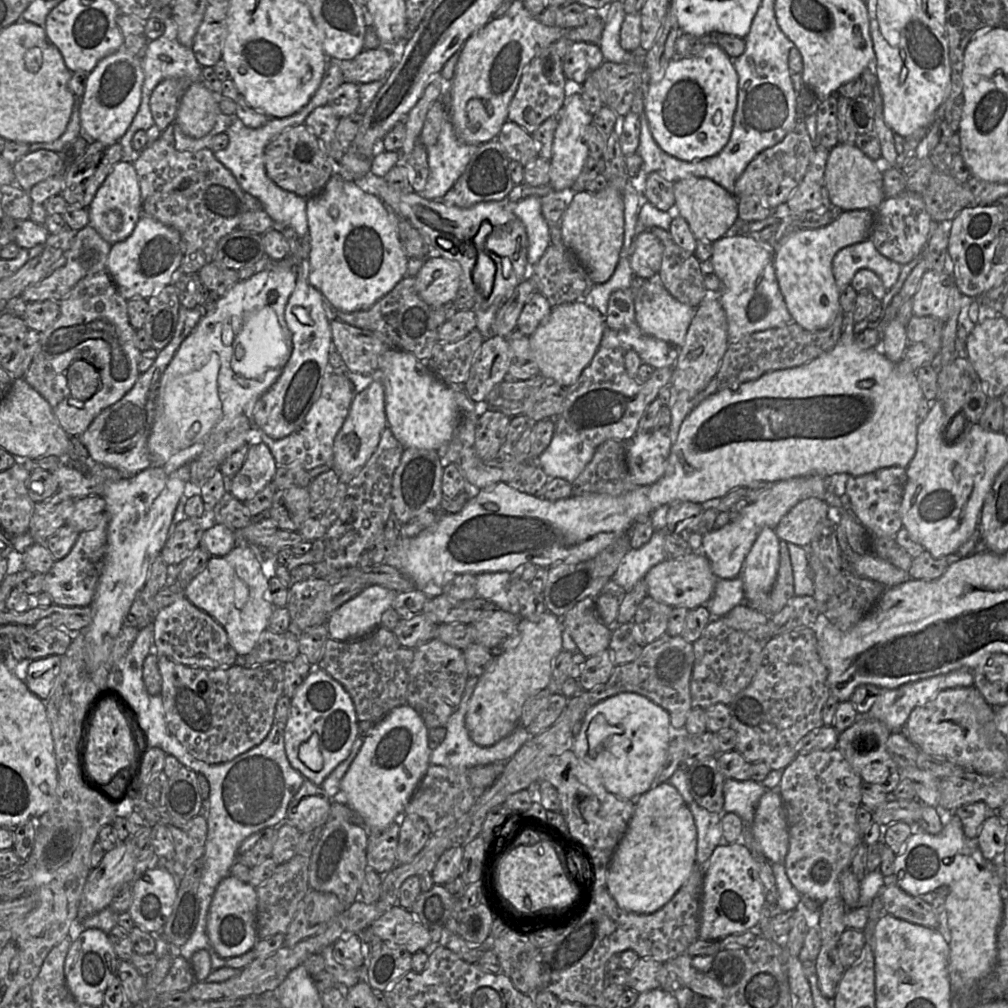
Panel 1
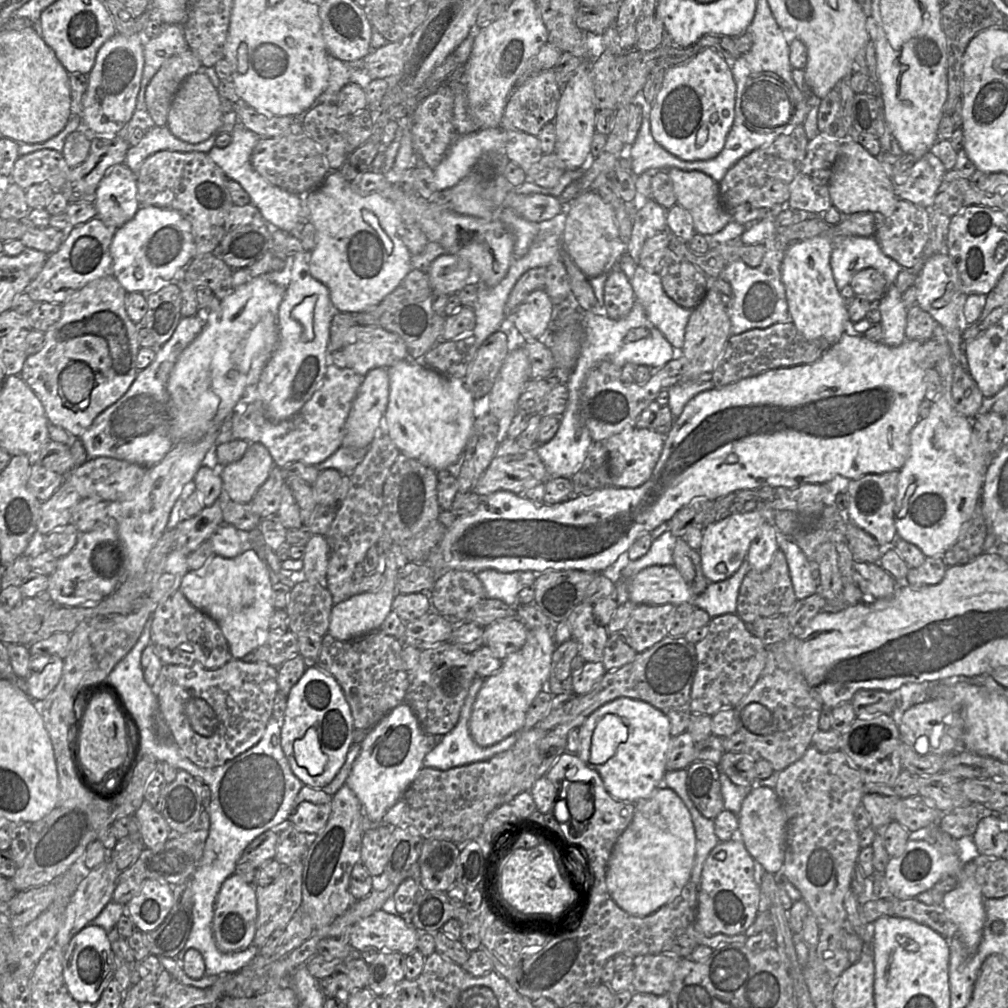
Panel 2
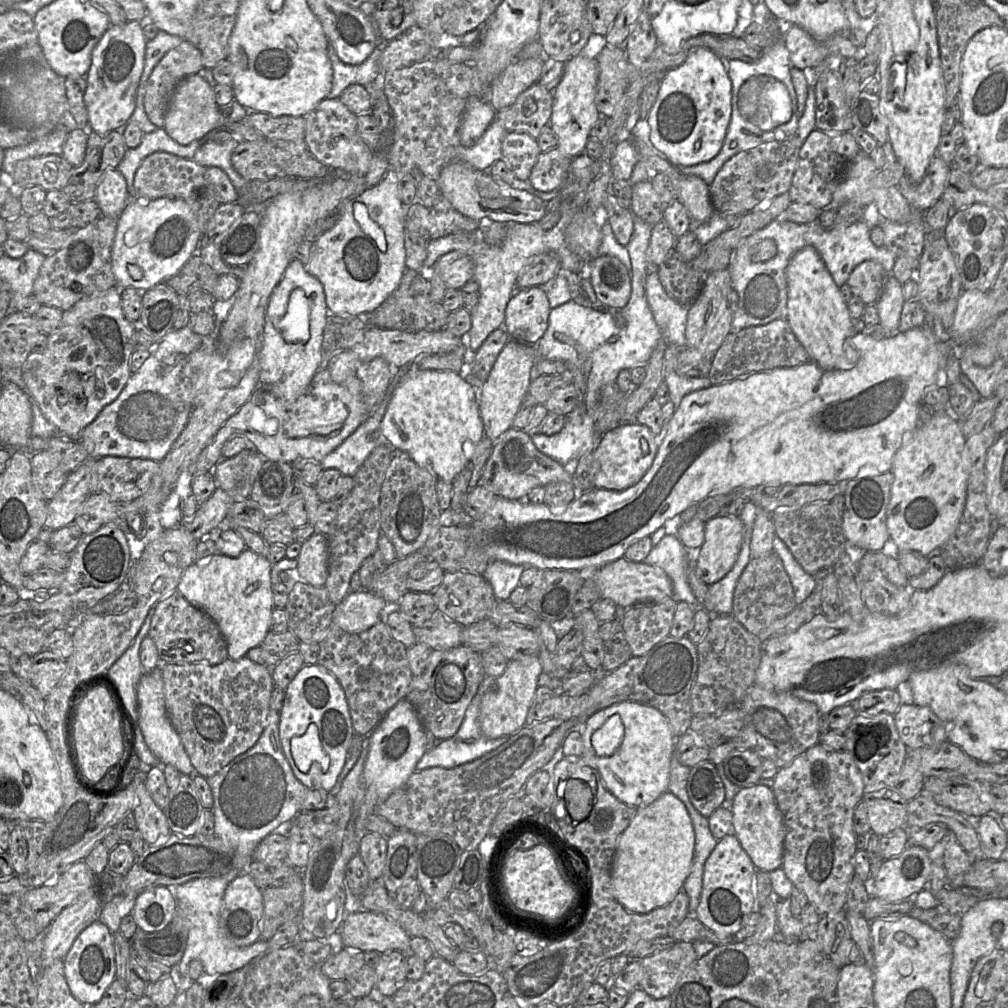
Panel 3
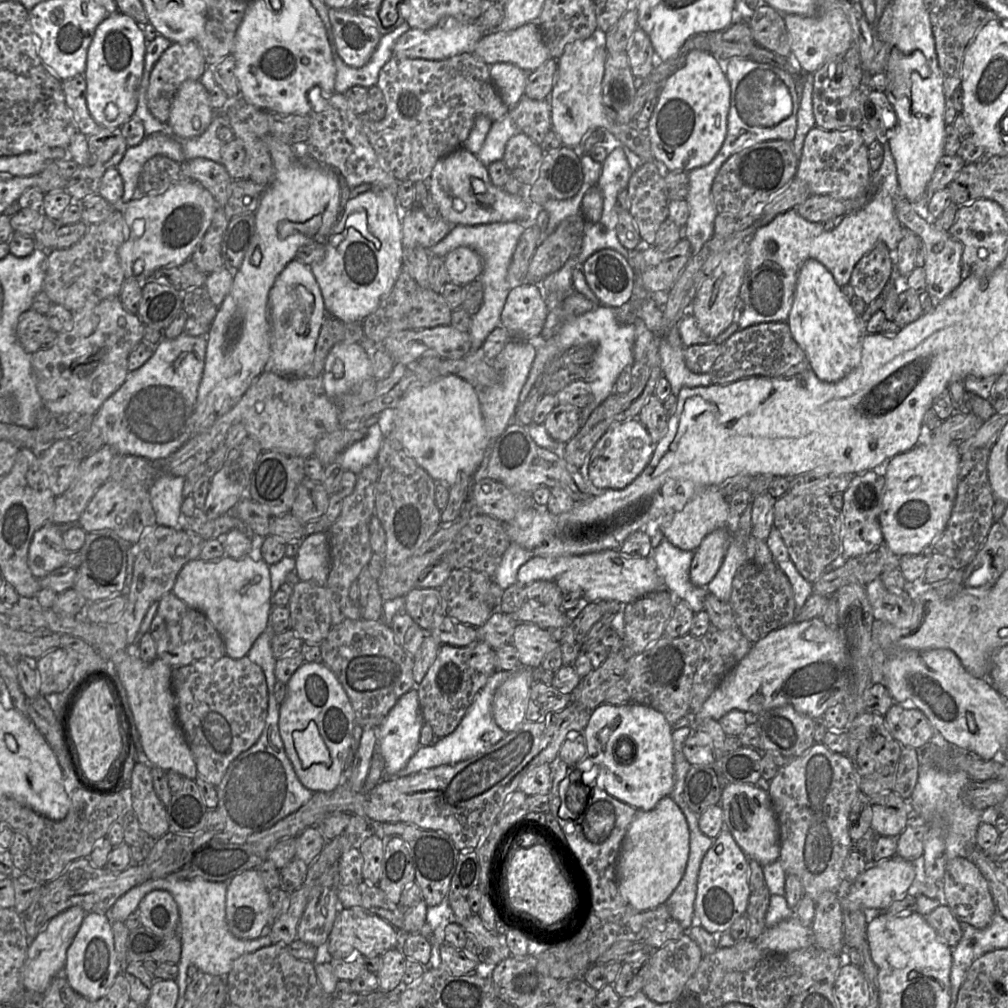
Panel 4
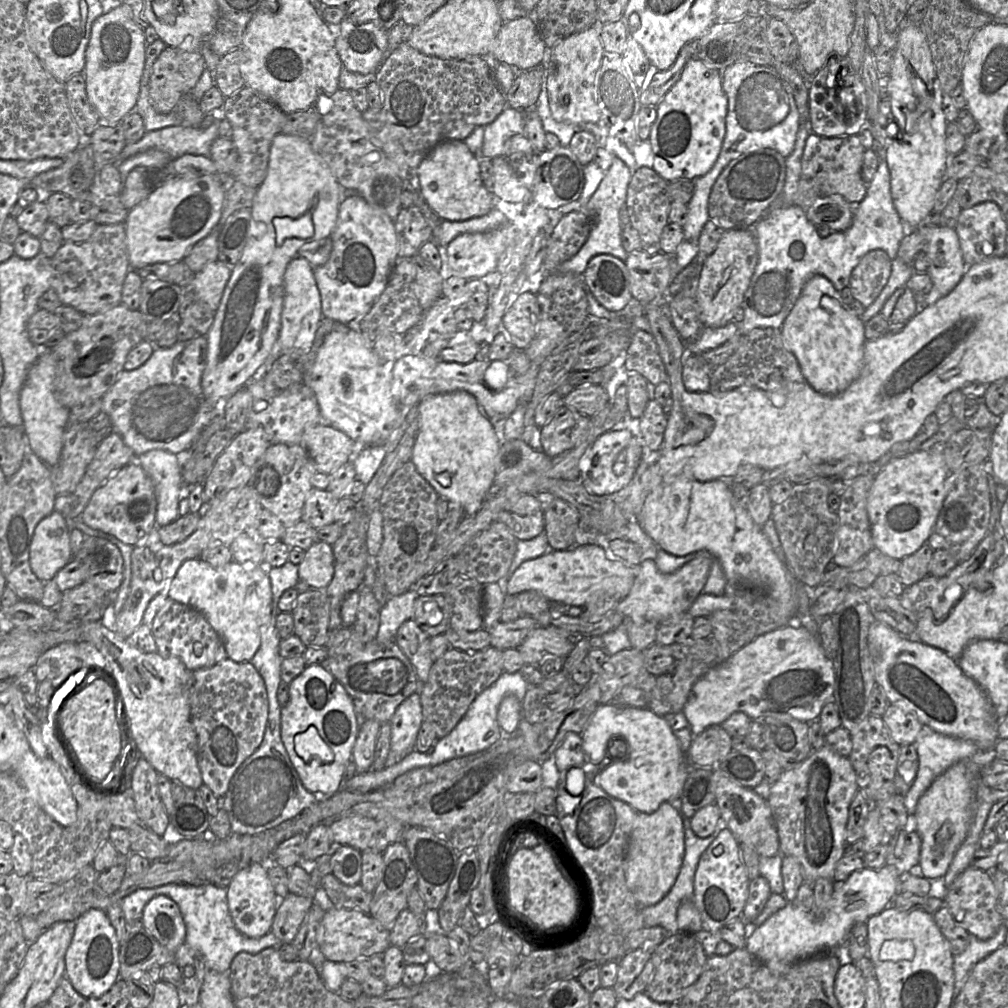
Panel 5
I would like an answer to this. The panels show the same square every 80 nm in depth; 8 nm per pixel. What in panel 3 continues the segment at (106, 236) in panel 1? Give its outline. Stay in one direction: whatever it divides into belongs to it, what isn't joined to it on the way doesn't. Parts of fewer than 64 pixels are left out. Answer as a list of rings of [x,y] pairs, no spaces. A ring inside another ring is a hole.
[[[117,168],[108,169],[100,180],[94,199],[101,216],[119,218],[126,205],[130,202],[127,183]]]

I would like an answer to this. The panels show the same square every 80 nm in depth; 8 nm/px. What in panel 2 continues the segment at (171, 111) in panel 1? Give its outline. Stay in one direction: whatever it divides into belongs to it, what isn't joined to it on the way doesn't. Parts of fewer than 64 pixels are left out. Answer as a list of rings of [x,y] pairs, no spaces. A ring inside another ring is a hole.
[[[188,48],[169,57],[150,80],[145,91],[147,110],[155,126],[166,126],[172,99],[181,83],[191,74],[198,72],[202,63]]]

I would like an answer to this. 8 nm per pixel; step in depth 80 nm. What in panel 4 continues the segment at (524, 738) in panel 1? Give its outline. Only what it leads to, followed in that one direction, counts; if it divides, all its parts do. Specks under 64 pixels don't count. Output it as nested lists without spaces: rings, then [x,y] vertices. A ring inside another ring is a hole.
[[[497,670],[477,694],[457,729],[450,735],[440,738],[435,746],[420,747],[406,767],[394,777],[407,777],[442,765],[457,764],[488,751],[504,739],[507,733],[495,723],[492,714],[492,703],[498,688],[513,674],[513,672]]]

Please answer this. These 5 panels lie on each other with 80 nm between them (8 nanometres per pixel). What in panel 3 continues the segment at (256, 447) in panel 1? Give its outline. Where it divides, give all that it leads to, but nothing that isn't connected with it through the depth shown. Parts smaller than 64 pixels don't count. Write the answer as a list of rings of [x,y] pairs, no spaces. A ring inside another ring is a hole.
[[[248,447],[232,458],[221,459],[214,467],[218,486],[227,490],[234,499],[248,499],[264,458]]]

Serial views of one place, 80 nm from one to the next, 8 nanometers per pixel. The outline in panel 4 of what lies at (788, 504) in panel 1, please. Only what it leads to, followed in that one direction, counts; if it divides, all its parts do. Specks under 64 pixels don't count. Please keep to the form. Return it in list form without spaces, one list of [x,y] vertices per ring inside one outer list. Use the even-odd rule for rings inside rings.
[[[719,528],[708,534],[698,549],[690,566],[690,580],[697,587],[706,587],[717,574],[732,540],[732,533]]]

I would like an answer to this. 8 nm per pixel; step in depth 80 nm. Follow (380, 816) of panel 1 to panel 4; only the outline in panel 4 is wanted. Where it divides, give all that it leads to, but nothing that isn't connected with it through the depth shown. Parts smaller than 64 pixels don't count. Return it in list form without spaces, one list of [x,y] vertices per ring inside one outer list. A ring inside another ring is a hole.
[[[412,689],[400,698],[386,720],[377,729],[377,750],[385,760],[387,777],[394,777],[403,770],[420,748],[422,726],[423,717],[419,704],[418,689]]]

